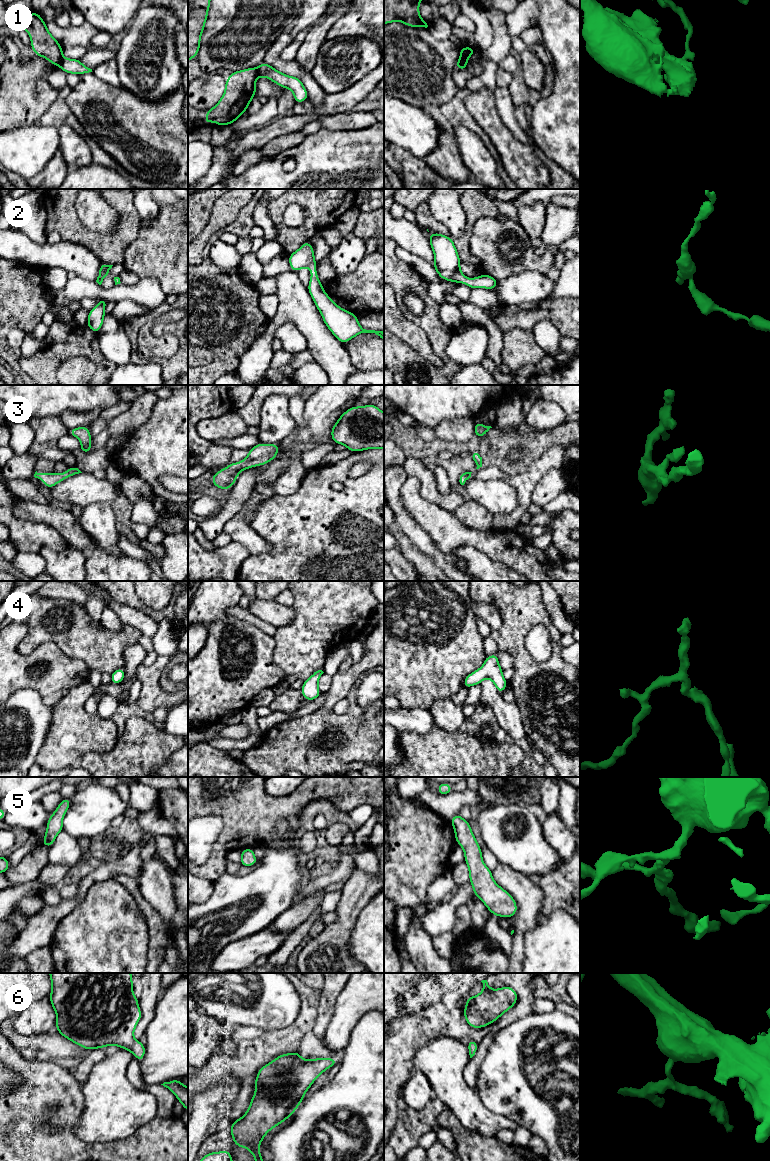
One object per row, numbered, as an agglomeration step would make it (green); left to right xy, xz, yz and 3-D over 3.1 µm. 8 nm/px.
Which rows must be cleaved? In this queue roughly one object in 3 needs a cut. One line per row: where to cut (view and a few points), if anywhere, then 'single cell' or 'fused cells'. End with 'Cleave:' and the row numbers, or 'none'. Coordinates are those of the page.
1: cut xy (62, 57), (58, 65); fused cells
2: cut none; single cell
3: cut none; single cell
4: cut none; single cell
5: cut none; single cell
6: cut none; single cell
Cleave: 1

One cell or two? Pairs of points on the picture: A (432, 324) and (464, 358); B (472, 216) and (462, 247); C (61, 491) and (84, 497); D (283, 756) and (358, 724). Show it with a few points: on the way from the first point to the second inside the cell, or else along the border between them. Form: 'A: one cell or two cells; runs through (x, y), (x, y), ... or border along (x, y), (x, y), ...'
A: two cells; border along (454, 331), (446, 347), (446, 353), (458, 364)
B: one cell; runs through (470, 224), (465, 239)
C: one cell; runs through (67, 491), (78, 491)
D: one cell; runs through (302, 744), (317, 744), (326, 739), (339, 739)

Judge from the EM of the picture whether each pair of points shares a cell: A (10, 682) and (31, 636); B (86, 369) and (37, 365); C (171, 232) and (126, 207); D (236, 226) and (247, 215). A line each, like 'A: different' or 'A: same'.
A: different
B: different
C: different
D: same

